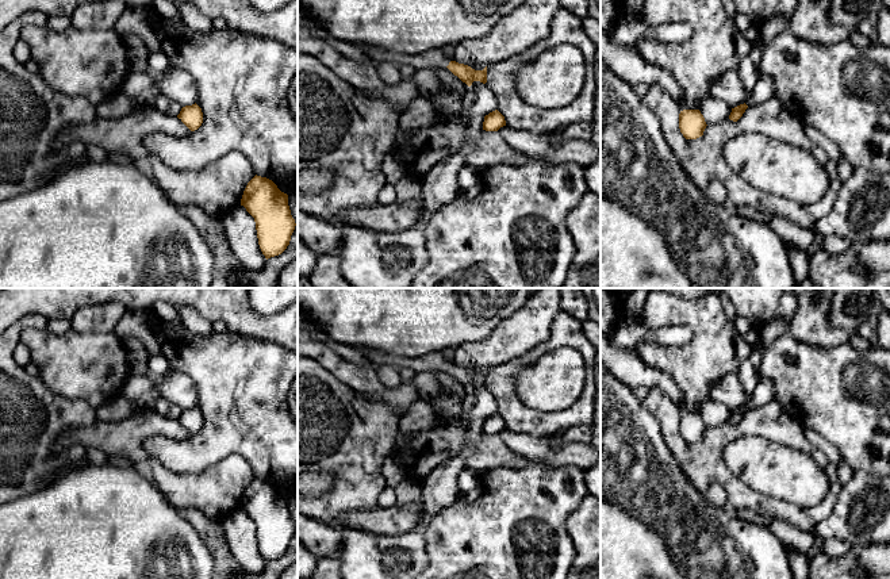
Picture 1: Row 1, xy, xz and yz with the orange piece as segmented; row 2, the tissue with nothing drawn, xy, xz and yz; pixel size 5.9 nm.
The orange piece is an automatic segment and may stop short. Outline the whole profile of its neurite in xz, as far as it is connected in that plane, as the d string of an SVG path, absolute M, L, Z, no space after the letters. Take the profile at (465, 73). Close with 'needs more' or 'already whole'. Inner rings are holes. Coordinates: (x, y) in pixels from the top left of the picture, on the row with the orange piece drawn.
M450 61L446 68L468 87L471 87L473 81L487 83L487 66L483 70L475 70L468 65Z; already whole

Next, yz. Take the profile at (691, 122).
M683 110L679 114L679 129L686 139L697 139L703 135L706 122L699 110Z; already whole

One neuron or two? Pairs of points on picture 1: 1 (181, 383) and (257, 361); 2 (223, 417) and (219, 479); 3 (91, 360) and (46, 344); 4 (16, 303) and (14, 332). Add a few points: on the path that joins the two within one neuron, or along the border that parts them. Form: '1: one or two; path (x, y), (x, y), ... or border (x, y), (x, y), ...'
1: two; border (169, 368), (183, 372), (192, 382), (196, 405)
2: two; border (252, 464), (226, 455), (191, 472)
3: one; path (80, 360), (62, 360), (57, 355)
4: two; border (46, 318), (41, 315), (22, 315), (14, 323)

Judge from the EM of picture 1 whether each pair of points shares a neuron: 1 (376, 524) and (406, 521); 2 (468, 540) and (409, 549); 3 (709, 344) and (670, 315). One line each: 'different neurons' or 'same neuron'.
1: same neuron
2: different neurons
3: same neuron

